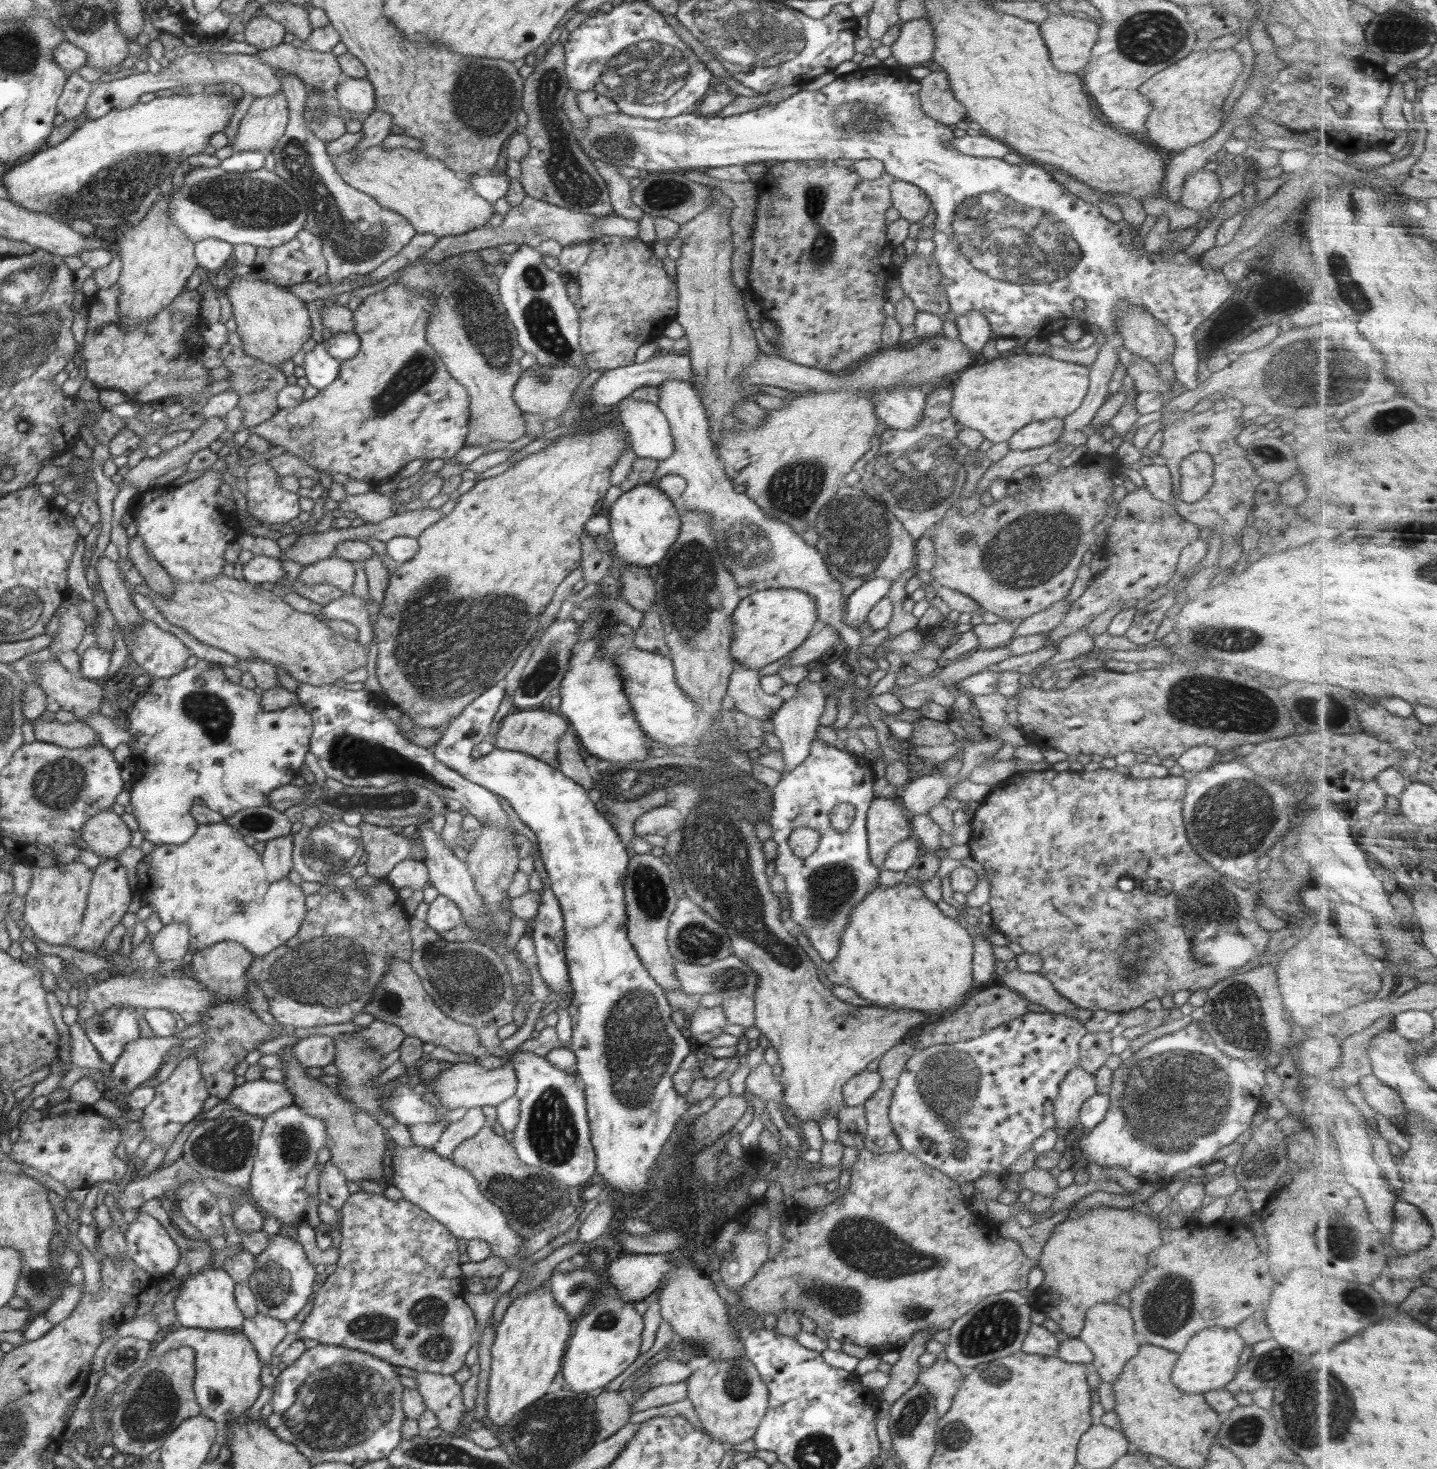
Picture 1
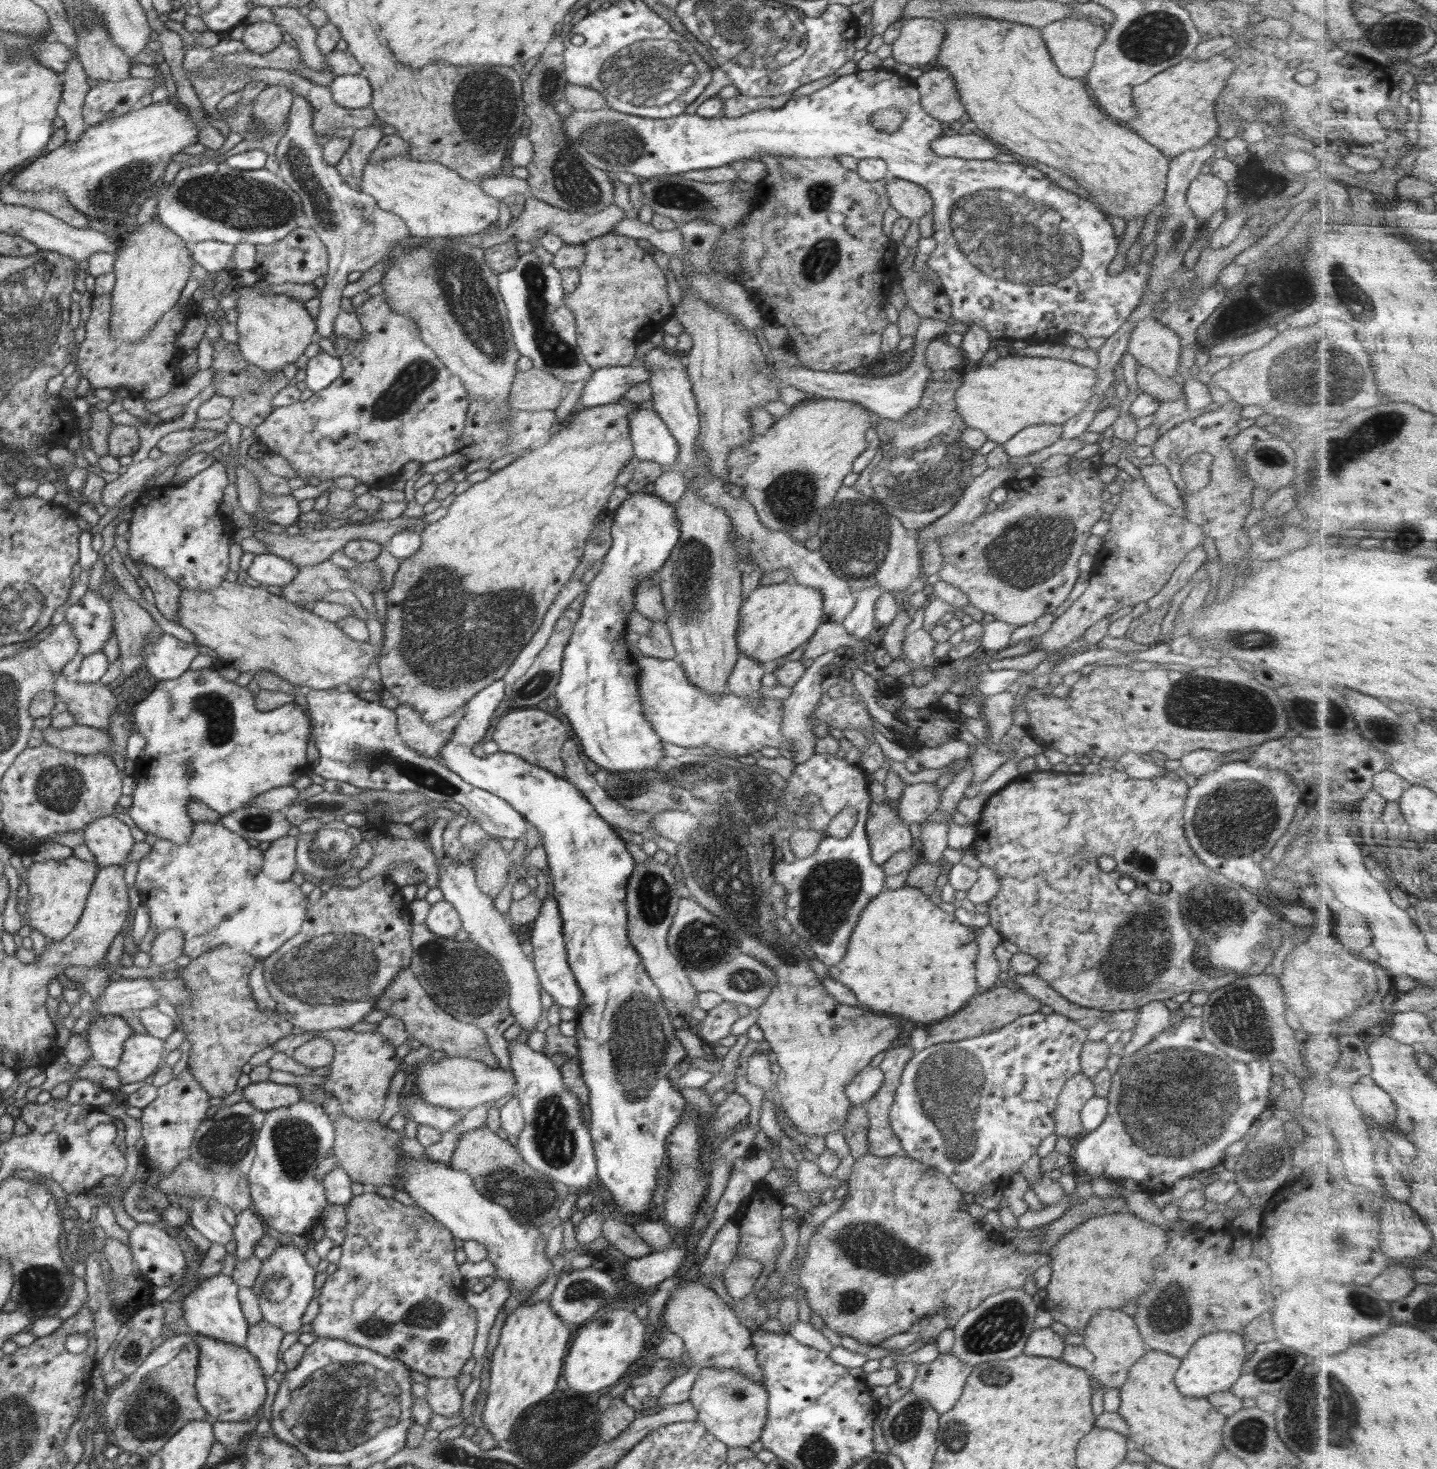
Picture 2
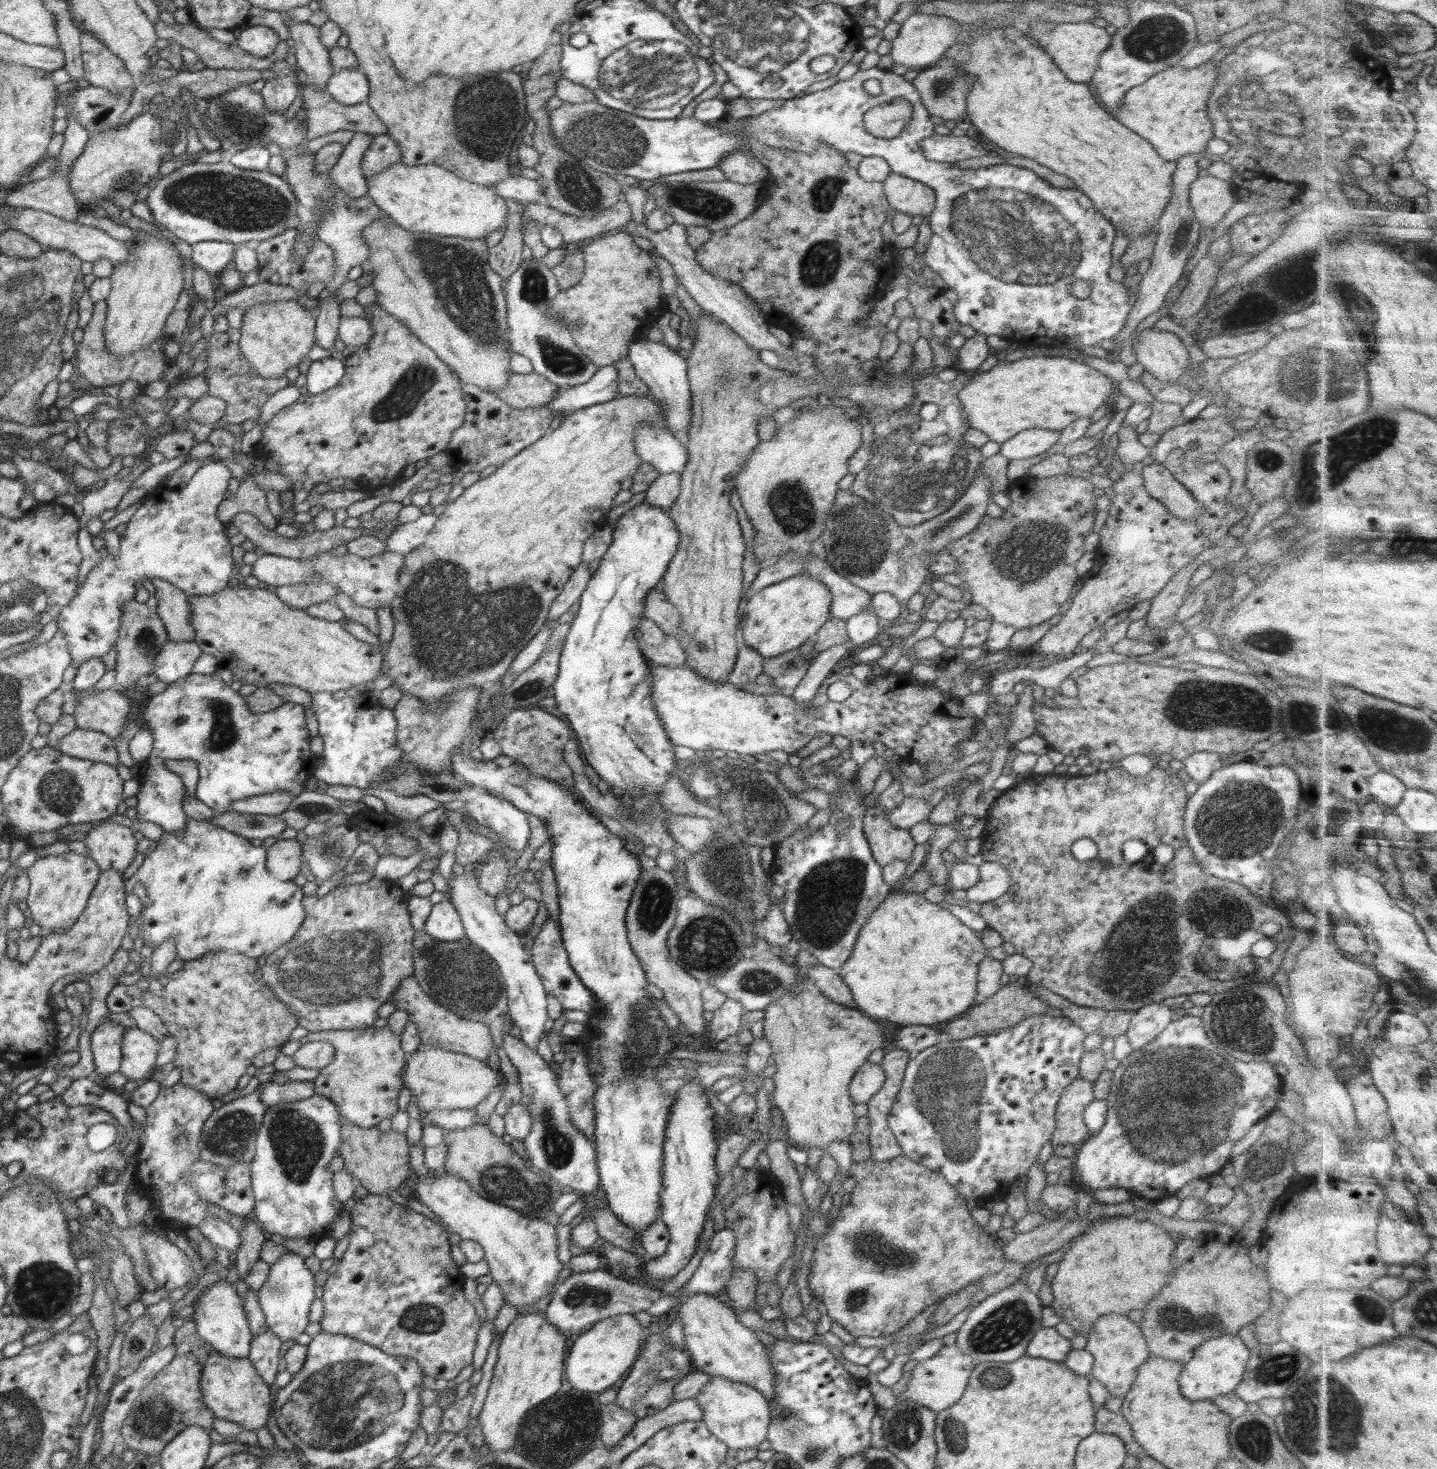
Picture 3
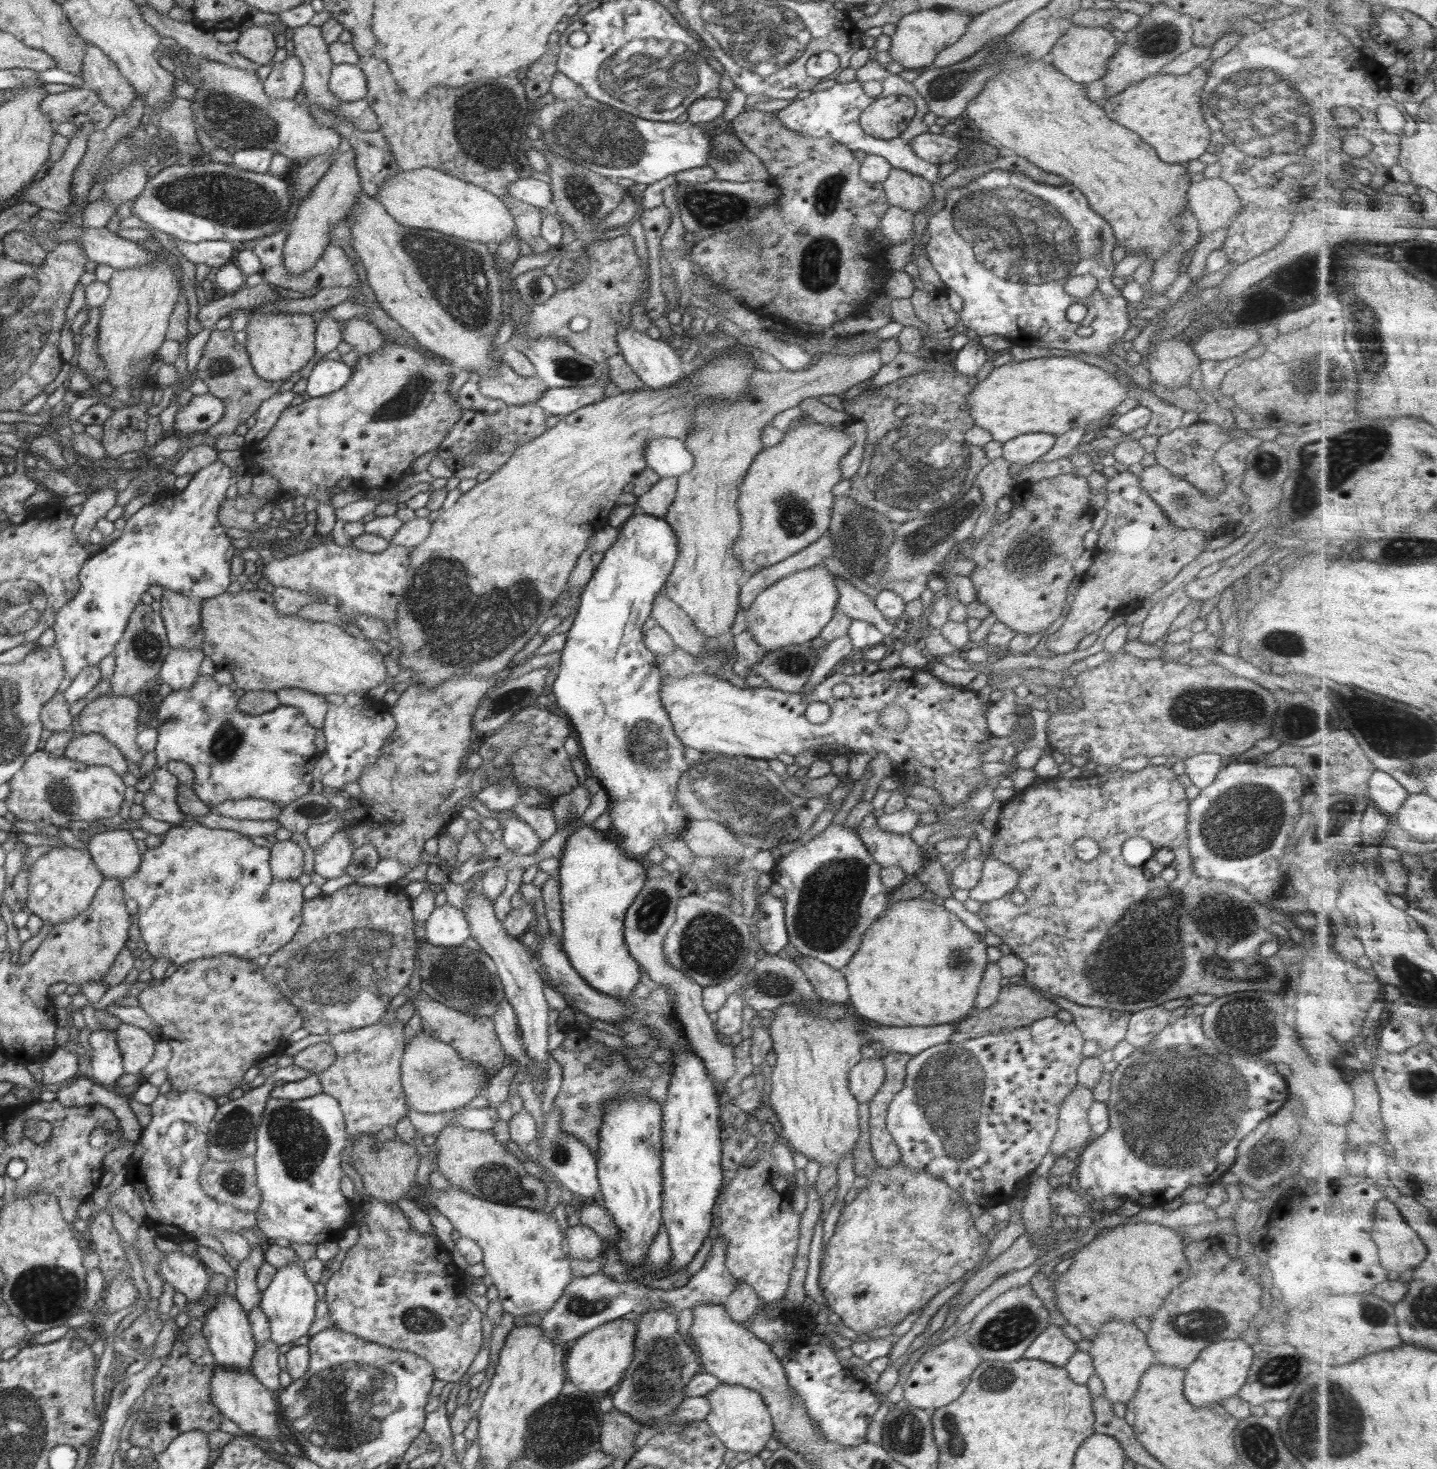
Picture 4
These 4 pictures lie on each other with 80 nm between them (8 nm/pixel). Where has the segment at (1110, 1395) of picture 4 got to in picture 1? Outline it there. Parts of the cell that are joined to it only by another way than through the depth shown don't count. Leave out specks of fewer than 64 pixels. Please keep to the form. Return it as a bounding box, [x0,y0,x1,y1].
[1078,1303,1141,1384]

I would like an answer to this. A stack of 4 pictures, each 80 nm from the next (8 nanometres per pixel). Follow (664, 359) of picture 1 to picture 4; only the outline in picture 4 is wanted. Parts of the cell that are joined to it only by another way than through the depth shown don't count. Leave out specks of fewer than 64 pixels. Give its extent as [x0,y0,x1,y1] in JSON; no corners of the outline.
[536,368,611,416]

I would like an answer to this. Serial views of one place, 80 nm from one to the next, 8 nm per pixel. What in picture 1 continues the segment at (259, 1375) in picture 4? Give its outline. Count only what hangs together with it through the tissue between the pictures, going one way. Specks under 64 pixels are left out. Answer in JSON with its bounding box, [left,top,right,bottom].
[242,1313,287,1367]

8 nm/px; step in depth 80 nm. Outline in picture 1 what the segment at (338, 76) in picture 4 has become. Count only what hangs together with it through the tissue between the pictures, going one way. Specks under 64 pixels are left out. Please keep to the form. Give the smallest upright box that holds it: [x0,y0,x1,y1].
[333,77,376,112]

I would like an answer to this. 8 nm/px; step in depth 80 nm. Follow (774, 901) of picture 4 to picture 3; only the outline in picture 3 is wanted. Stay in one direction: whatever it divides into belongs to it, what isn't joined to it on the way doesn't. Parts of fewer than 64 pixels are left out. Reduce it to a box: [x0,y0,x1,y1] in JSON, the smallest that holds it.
[759,904,793,951]

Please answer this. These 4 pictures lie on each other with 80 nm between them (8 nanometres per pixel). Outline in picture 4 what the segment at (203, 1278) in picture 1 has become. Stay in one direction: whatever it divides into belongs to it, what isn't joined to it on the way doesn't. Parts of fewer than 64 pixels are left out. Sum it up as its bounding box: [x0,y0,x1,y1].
[201,1293,257,1374]

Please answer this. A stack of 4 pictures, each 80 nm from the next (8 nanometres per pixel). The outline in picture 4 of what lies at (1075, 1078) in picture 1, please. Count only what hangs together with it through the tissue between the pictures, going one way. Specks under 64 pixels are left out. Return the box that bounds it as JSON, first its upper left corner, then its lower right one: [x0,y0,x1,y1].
[1051,1084,1094,1157]

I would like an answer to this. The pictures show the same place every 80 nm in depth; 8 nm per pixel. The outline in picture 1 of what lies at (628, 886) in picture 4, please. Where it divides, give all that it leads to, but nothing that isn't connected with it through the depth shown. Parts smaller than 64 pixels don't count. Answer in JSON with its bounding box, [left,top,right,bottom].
[432,684,692,1194]

